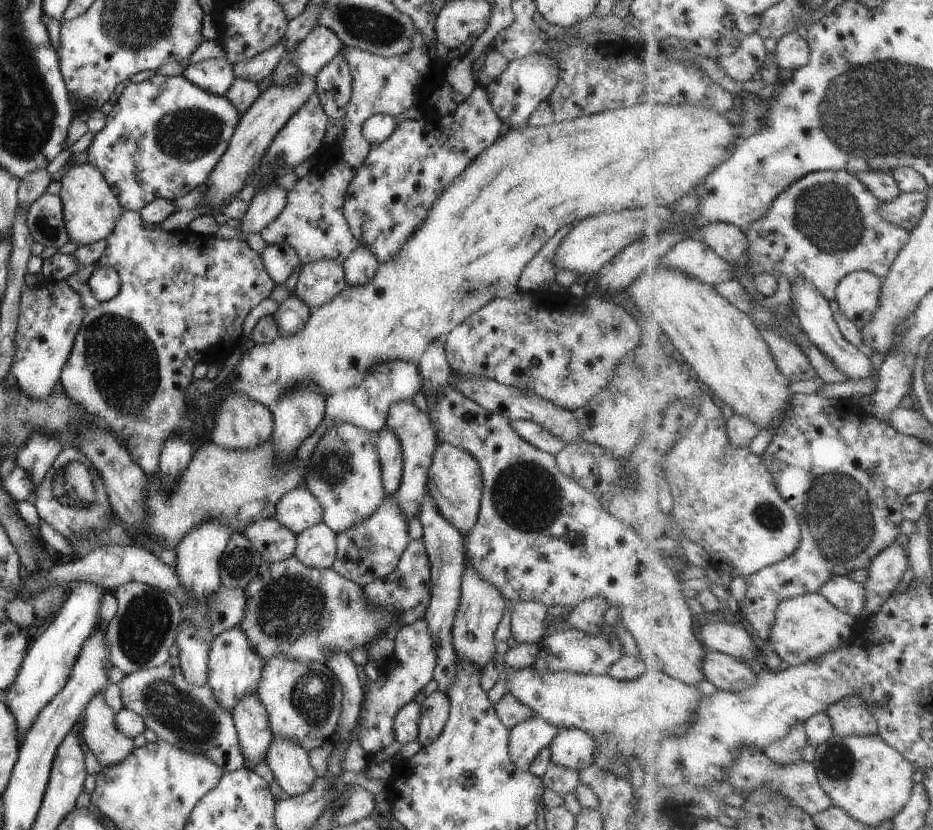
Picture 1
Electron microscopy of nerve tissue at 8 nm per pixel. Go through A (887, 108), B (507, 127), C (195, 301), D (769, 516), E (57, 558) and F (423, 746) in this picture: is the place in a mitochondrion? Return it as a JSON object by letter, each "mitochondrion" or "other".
{"A":"mitochondrion","B":"other","C":"other","D":"mitochondrion","E":"other","F":"other"}

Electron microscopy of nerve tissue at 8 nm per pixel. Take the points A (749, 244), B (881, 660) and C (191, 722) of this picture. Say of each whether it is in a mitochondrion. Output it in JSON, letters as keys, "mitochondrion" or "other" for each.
{"A":"other","B":"other","C":"mitochondrion"}

